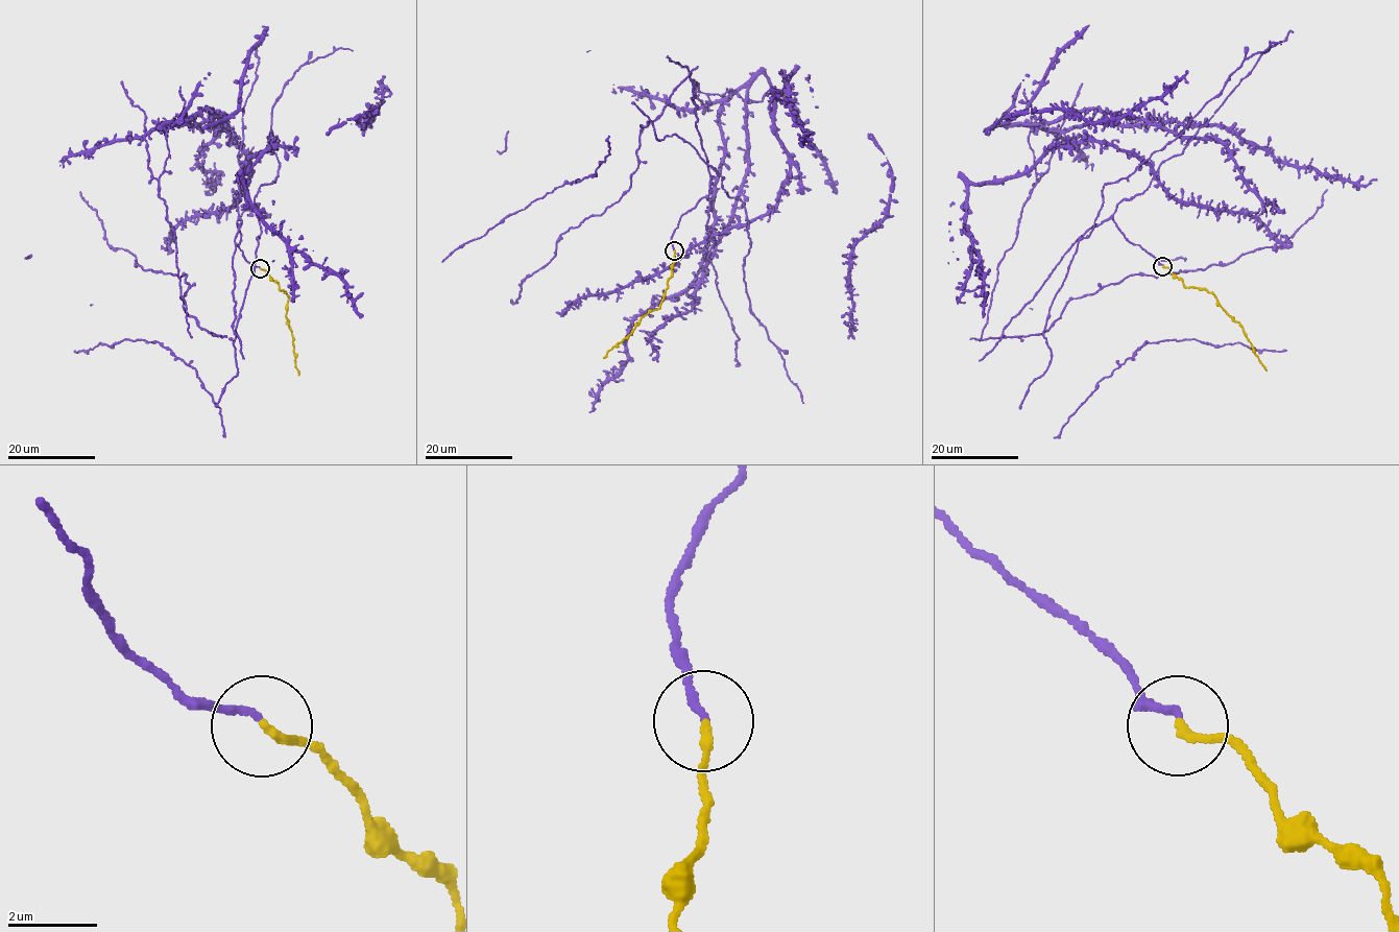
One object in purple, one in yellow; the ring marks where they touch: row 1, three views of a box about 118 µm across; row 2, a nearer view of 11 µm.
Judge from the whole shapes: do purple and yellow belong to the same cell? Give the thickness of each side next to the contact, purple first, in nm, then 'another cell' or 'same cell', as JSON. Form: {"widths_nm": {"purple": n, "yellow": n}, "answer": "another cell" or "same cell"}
{"widths_nm": {"purple": 160, "yellow": 190}, "answer": "same cell"}

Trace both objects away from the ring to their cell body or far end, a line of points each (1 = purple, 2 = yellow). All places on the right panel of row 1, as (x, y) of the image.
1: (1163, 265), (1113, 213), (1198, 140), (1095, 110), (1035, 122), (1221, 125), (1279, 161), (1377, 178)
2: (1163, 265), (1180, 279), (1184, 286), (1207, 290), (1216, 297), (1216, 304), (1238, 321), (1252, 352), (1267, 369)

